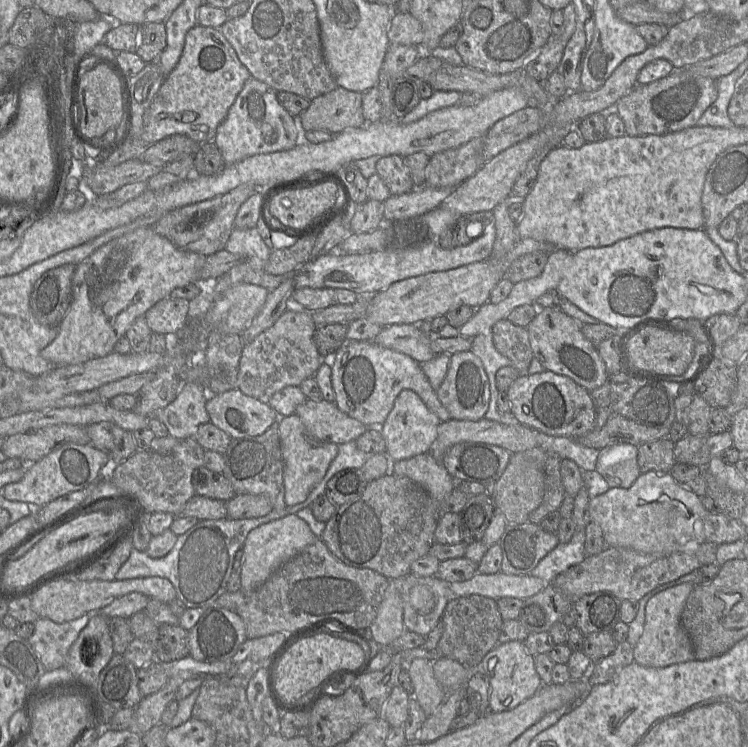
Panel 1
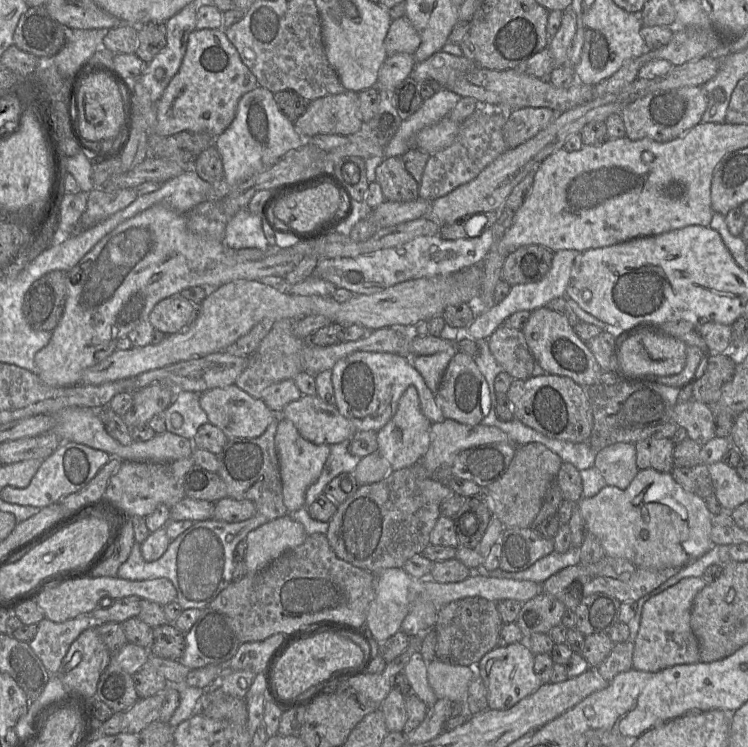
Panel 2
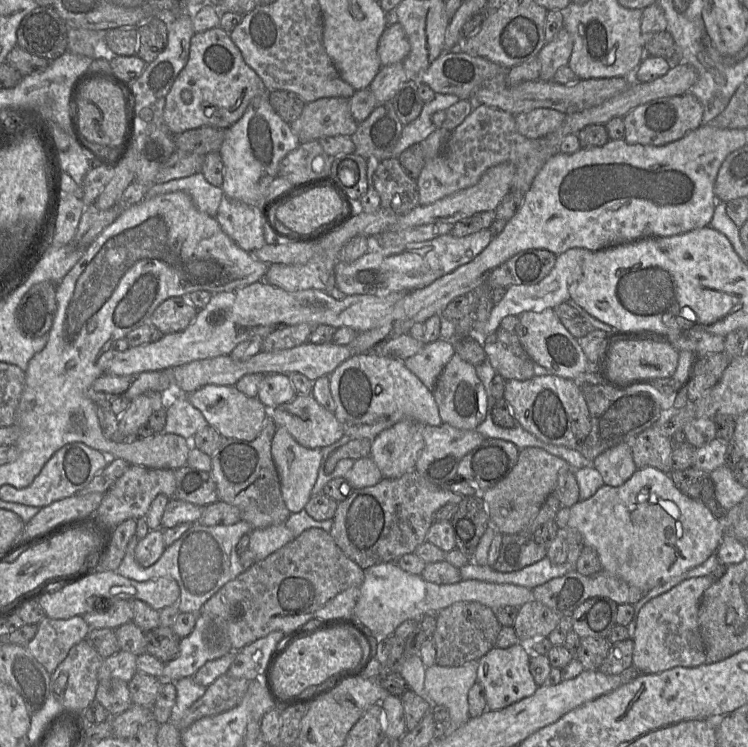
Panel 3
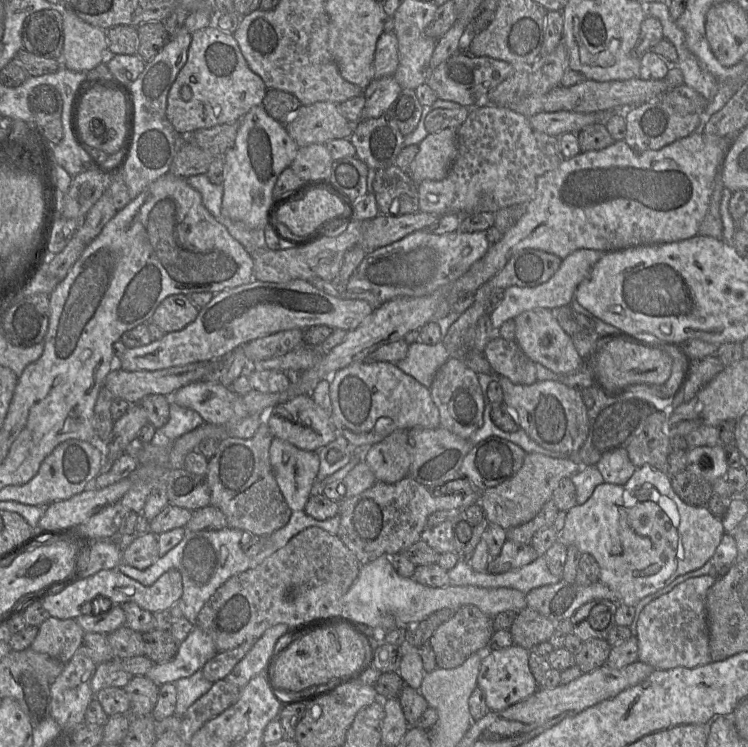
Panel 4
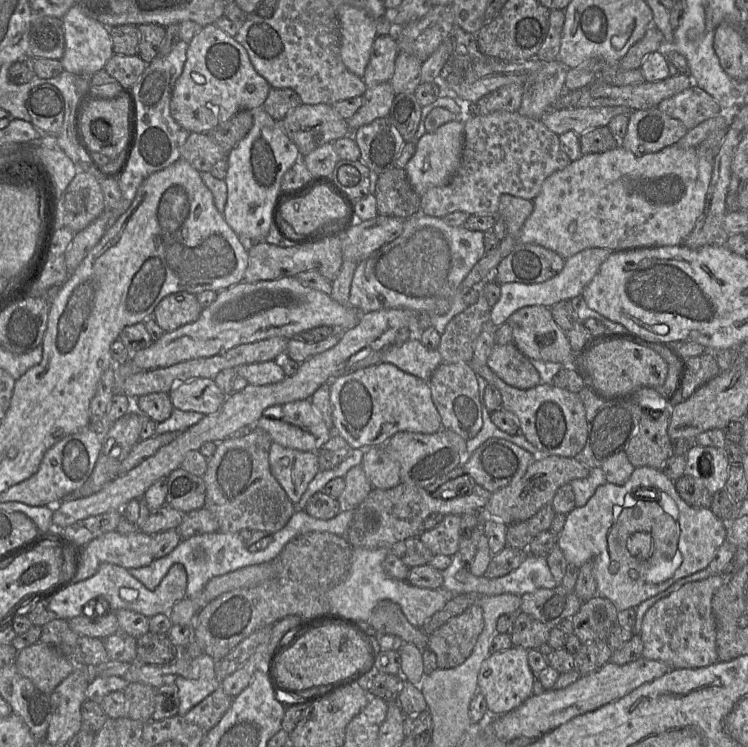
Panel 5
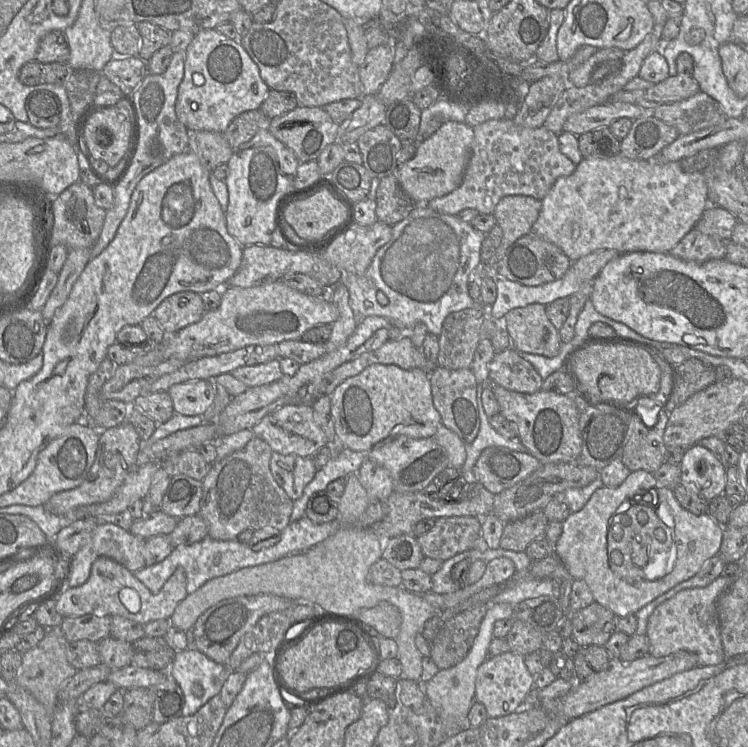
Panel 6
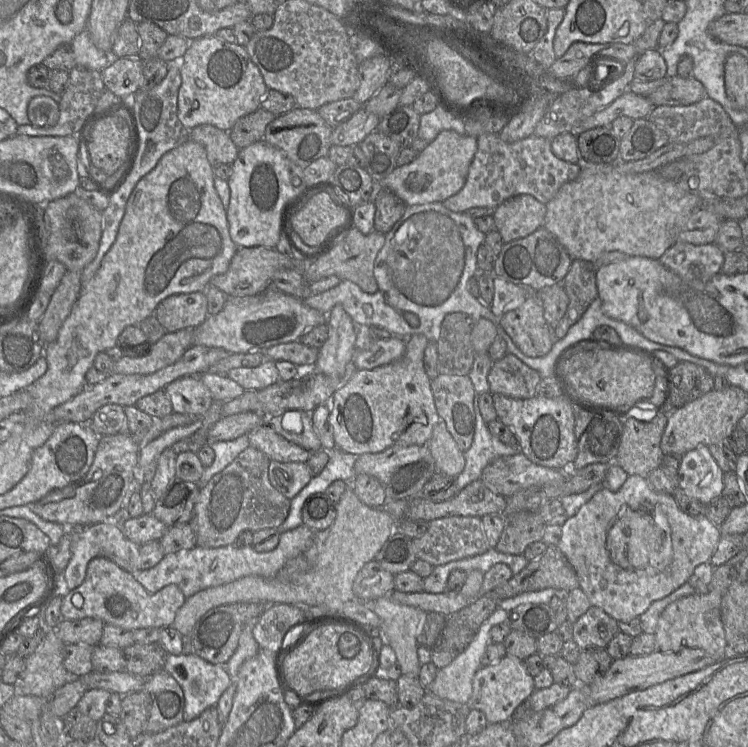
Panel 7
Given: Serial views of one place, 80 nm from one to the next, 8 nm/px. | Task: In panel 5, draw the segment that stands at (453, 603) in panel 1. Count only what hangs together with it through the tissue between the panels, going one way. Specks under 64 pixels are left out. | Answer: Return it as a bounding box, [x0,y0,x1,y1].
[427,604,483,667]

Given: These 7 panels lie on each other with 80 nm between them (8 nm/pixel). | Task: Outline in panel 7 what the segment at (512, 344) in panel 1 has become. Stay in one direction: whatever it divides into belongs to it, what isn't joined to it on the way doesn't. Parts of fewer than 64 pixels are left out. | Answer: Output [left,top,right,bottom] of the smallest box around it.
[488,353,541,399]

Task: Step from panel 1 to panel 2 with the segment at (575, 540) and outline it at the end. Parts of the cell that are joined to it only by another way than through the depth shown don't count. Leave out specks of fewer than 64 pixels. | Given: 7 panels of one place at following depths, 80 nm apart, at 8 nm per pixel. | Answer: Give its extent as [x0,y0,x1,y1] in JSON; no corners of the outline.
[472,547,580,584]

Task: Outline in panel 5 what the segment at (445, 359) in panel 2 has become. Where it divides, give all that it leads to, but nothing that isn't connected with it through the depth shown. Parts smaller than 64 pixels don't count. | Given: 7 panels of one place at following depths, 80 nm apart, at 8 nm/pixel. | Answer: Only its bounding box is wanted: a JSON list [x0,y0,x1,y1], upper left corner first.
[381,338,443,381]

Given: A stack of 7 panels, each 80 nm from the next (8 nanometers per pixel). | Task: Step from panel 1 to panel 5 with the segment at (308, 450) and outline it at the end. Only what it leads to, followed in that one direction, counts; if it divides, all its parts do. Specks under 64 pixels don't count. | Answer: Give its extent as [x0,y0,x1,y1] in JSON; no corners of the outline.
[270,442,319,504]

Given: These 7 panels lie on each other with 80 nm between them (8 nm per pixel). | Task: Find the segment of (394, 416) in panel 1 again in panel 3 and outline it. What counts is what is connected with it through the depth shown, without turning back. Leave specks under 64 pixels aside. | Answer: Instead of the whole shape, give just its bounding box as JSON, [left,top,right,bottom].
[370,420,424,478]

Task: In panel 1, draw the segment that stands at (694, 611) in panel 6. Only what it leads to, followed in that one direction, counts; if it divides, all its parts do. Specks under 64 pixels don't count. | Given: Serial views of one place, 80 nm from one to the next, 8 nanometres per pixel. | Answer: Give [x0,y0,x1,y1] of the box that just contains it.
[634,583,695,668]

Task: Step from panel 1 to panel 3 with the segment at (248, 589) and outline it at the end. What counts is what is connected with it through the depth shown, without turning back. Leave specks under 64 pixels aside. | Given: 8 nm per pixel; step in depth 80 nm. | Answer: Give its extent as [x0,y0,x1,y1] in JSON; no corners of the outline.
[248,524,295,561]

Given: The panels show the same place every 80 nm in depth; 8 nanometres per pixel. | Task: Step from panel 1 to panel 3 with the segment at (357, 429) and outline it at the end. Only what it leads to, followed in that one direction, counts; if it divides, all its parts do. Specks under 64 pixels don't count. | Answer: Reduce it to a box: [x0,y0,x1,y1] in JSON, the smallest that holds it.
[270,394,344,448]

